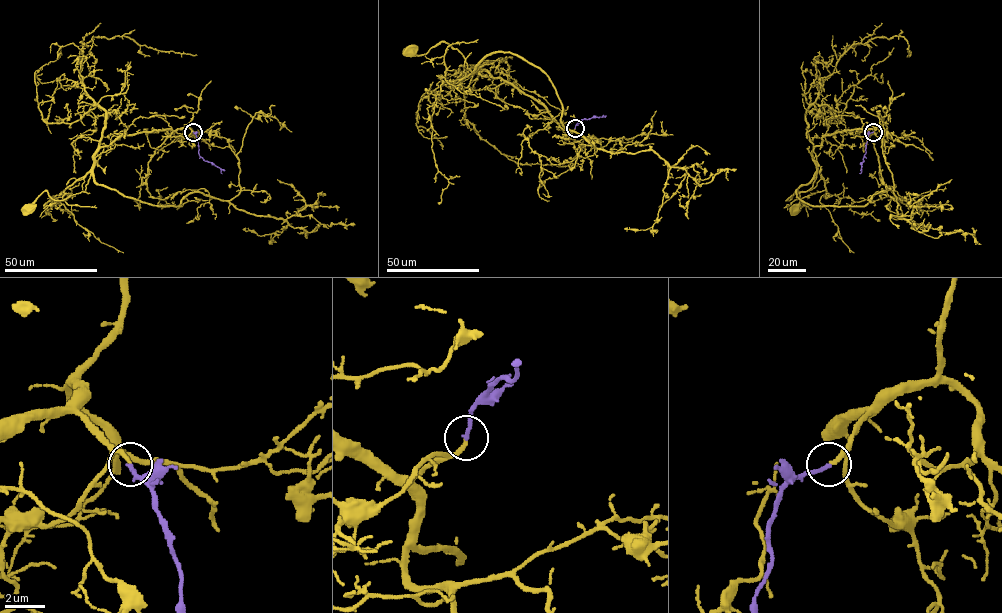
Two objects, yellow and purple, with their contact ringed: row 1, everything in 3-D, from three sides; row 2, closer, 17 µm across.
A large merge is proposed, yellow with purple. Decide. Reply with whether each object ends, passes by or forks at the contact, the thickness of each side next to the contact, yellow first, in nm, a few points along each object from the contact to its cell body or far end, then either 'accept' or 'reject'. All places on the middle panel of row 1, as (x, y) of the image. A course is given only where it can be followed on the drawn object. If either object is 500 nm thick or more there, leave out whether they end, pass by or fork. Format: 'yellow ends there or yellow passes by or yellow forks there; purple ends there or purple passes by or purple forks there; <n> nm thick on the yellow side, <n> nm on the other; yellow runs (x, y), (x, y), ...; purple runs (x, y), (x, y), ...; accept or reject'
yellow ends there; purple ends there; 200 nm thick on the yellow side, 200 nm on the other; yellow runs (575, 128), (565, 131), (543, 105), (500, 78), (472, 72), (444, 42), (420, 55), (409, 53); purple runs (575, 128), (580, 120), (603, 115); accept

